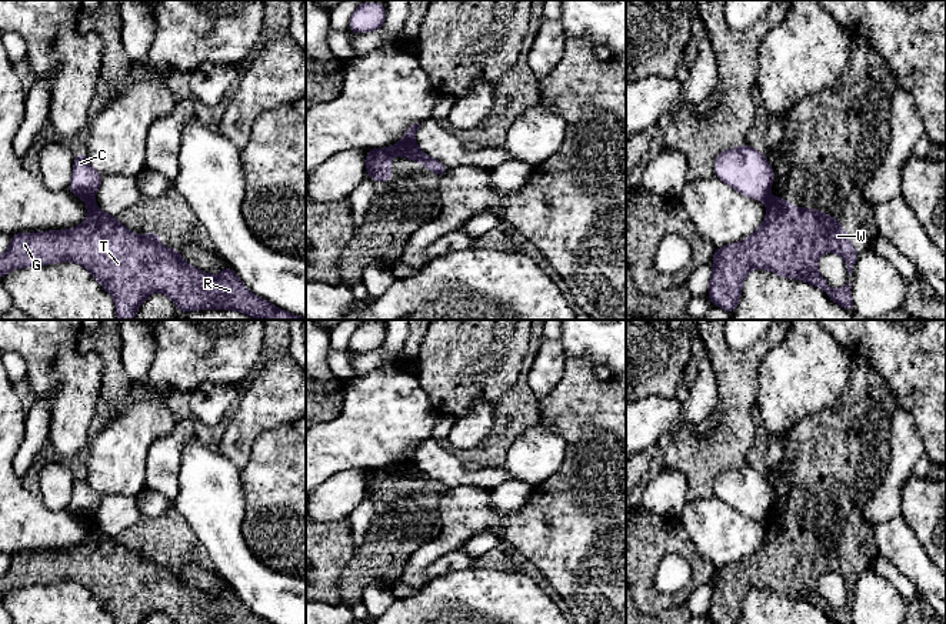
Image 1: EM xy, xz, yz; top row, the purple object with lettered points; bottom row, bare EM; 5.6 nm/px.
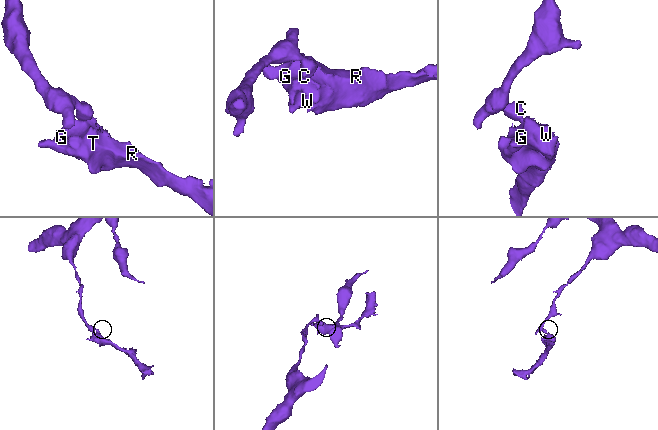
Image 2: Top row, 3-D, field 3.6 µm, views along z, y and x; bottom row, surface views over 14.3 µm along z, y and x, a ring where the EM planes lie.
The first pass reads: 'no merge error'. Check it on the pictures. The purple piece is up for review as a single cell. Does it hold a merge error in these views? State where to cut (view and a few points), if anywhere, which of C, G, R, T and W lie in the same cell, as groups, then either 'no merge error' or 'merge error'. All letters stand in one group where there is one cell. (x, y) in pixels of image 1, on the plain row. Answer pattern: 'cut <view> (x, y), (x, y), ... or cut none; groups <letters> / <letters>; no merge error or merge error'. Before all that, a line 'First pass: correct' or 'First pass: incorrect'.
First pass: incorrect
cut xy (82, 516), (92, 517); groups C / G R T W; merge error

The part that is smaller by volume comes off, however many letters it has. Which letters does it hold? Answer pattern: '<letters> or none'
G, R, T, W

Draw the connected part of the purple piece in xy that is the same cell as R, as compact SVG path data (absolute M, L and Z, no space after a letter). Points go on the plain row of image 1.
M81 517L89 534L71 550L14 553L6 574L0 577L0 598L16 588L74 581L84 585L97 603L113 615L114 624L141 624L151 613L167 614L174 624L270 624L244 607L239 595L226 587L216 597L190 587L176 568L163 568L159 554L146 551L141 558L101 531L93 517Z

